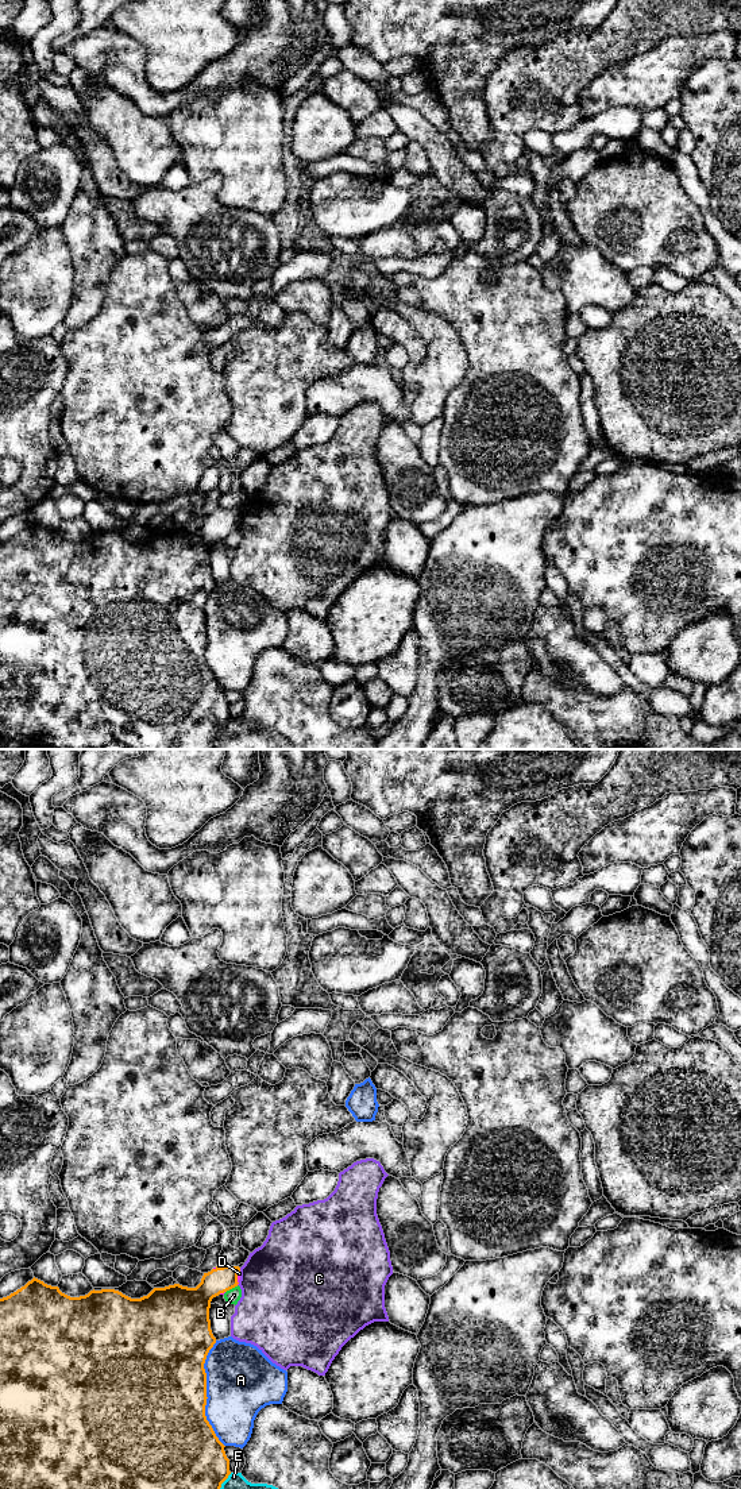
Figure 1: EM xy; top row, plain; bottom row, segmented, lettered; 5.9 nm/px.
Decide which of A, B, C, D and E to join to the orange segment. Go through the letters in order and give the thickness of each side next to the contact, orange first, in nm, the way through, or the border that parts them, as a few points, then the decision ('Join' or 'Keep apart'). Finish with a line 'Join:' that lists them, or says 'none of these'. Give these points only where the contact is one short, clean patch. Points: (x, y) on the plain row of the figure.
A: Thickness 500 nm (orange) against 420 nm. Keep apart
B: Thickness 200 nm (orange) against 90 nm. Keep apart
C: Thickness 150 nm (orange) against 480 nm. Keep apart
D: Thickness 150 nm (orange) against 20 nm. Path across: xy (219, 524), (236, 523), (239, 517). Join
E: Thickness 500 nm (orange) against 280 nm. Keep apart
Join: D

